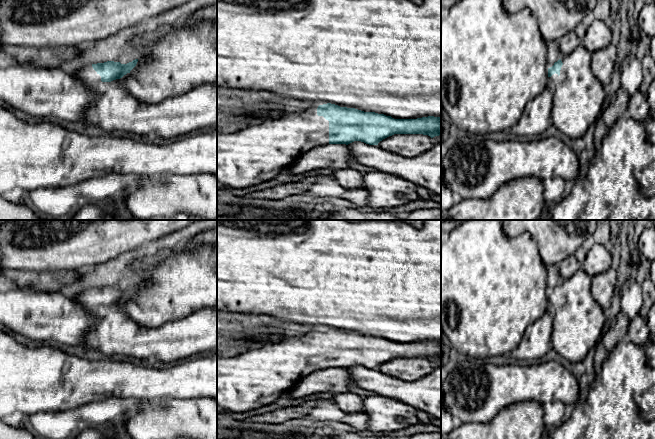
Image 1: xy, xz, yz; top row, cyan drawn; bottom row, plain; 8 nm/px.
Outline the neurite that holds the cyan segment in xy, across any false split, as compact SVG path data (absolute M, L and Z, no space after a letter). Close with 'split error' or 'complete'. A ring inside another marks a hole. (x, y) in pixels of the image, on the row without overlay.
M138 283L127 288L107 285L92 288L72 296L90 315L90 328L86 331L81 346L98 350L106 355L121 355L139 362L160 361L173 363L193 355L200 356L217 350L217 307L198 310L182 319L149 328L133 321L131 316L121 311L118 303L136 290Z | split error

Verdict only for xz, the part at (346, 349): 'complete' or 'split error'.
split error

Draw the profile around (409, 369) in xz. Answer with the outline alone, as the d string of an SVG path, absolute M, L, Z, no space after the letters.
M394 358L378 367L387 376L409 382L429 374L434 368L430 360L423 358Z

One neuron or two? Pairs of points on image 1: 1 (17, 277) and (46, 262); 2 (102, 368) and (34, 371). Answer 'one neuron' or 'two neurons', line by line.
1: two neurons
2: one neuron

